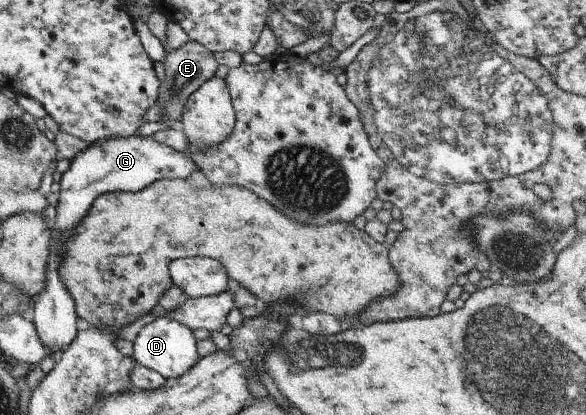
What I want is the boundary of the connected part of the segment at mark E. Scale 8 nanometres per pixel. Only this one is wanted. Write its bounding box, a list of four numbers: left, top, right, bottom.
[155,40,218,123]

